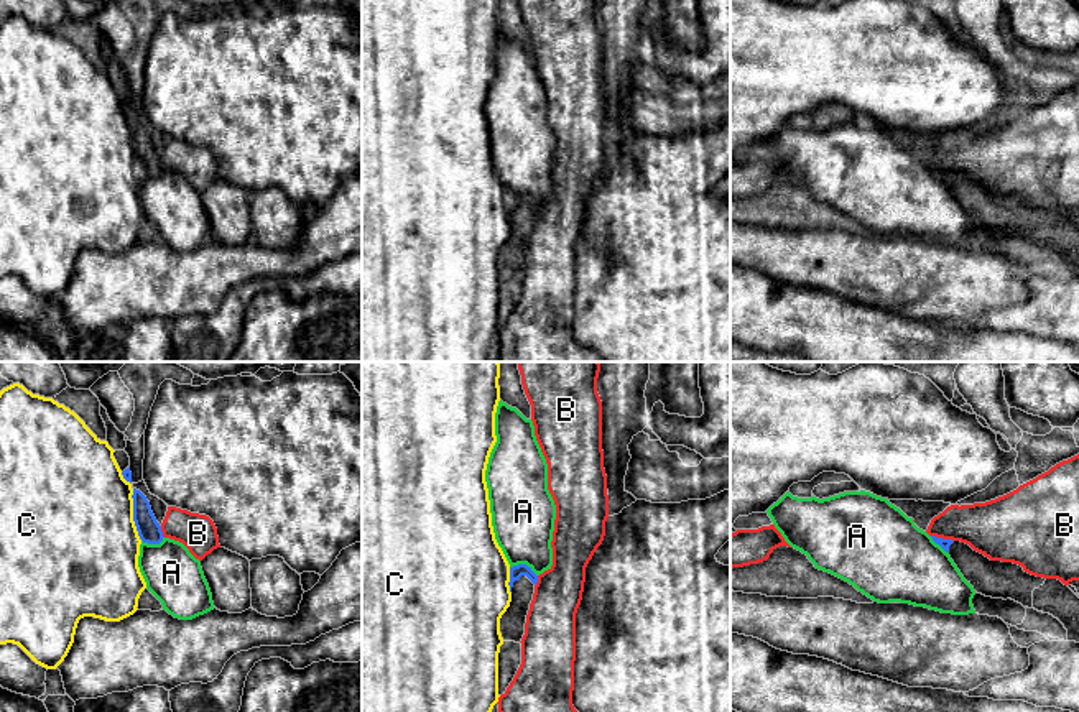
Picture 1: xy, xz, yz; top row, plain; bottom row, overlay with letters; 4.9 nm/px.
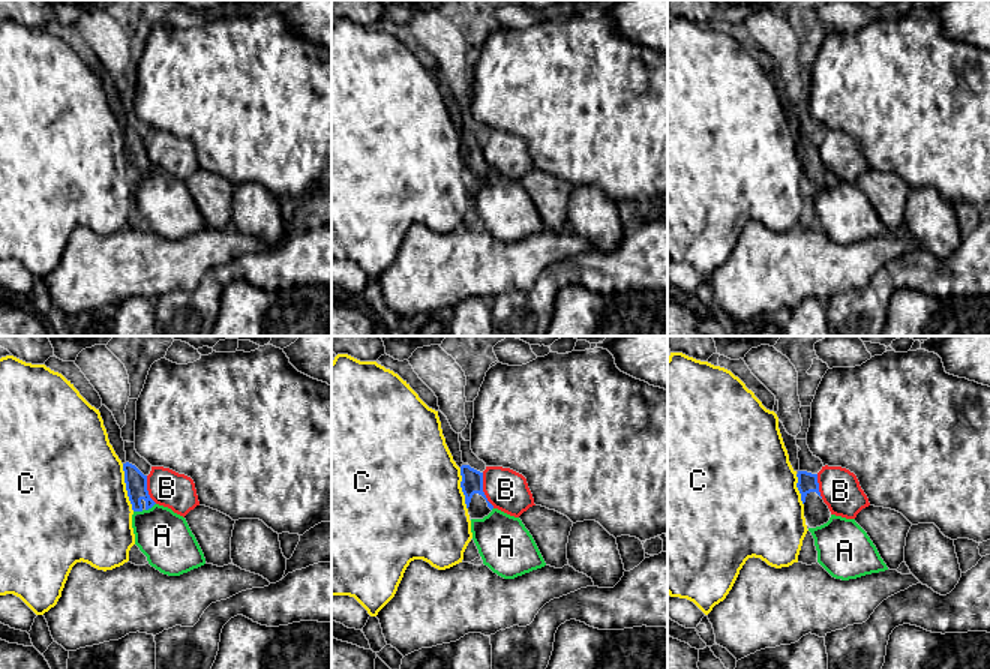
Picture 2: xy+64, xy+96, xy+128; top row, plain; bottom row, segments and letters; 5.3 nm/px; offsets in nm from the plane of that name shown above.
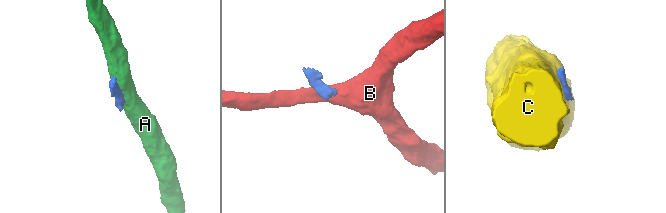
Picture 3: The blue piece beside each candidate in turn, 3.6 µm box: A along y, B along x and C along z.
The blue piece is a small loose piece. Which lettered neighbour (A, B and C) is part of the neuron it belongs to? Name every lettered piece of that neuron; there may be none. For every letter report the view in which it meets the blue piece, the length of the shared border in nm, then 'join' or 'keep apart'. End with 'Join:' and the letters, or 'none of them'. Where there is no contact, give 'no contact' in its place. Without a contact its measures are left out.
A: xz | 140 nm | keep apart
B: yz | 120 nm | keep apart
C: xy | 260 nm | keep apart
Join: none of them

